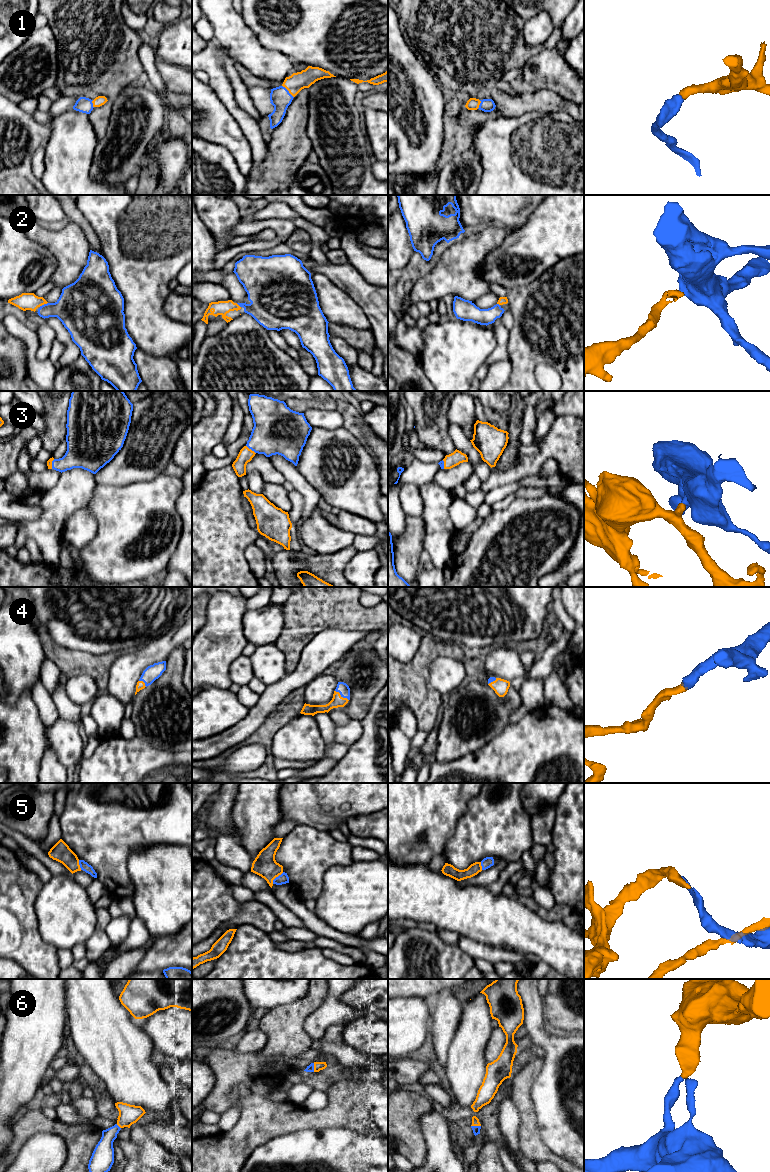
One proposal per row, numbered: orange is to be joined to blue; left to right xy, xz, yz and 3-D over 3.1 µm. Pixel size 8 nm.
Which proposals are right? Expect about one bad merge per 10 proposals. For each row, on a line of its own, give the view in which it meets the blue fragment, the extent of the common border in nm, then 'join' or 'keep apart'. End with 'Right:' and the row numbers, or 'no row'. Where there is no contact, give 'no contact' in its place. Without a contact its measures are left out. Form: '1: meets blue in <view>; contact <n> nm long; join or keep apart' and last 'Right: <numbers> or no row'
1: meets blue in xz; contact 140 nm long; join
2: meets blue in xy; contact 80 nm long; join
3: meets blue in xz; contact 100 nm long; join
4: meets blue in xz; contact 140 nm long; join
5: meets blue in xz; contact 130 nm long; join
6: meets blue in yz; contact 80 nm long; join
Right: 1, 2, 3, 4, 5, 6

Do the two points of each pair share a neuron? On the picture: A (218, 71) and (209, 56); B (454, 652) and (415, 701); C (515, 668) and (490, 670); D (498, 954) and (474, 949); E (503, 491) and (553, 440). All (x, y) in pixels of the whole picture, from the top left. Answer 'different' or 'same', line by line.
A: same
B: same
C: same
D: same
E: different

